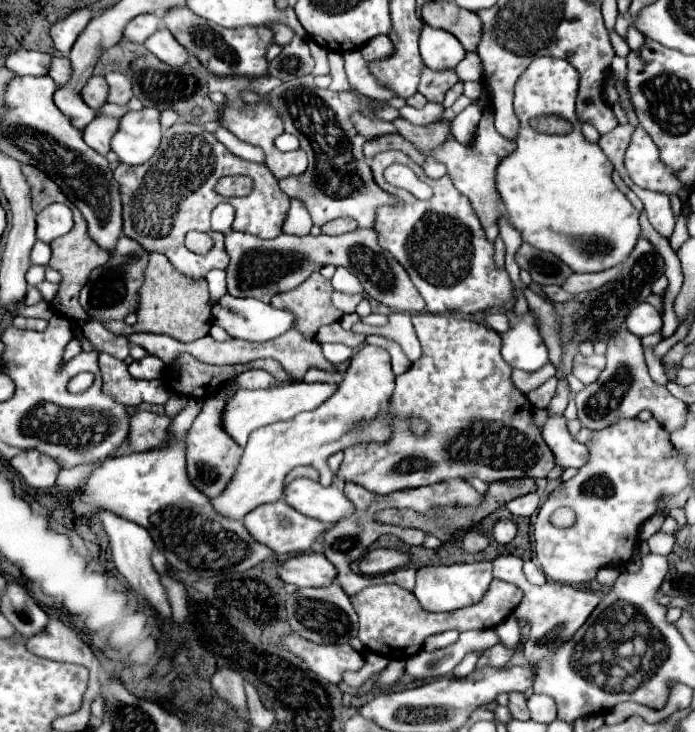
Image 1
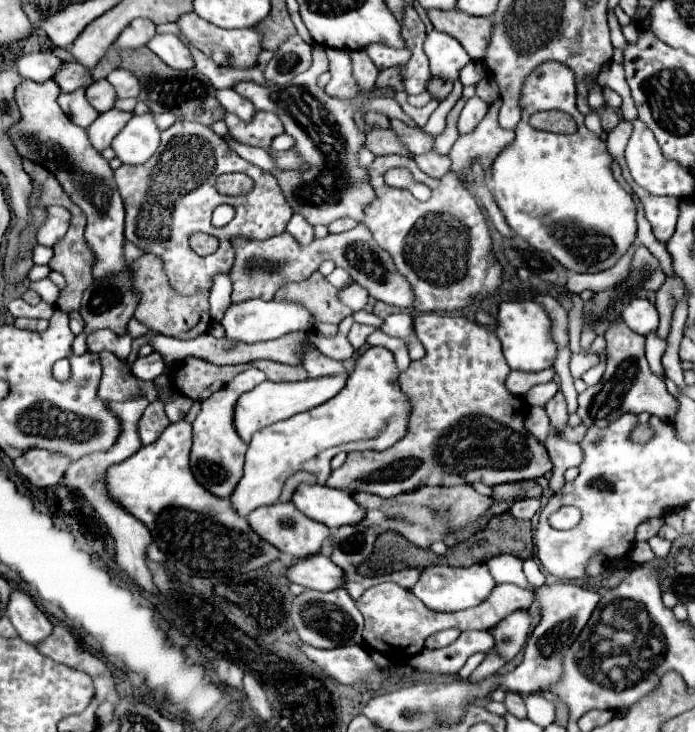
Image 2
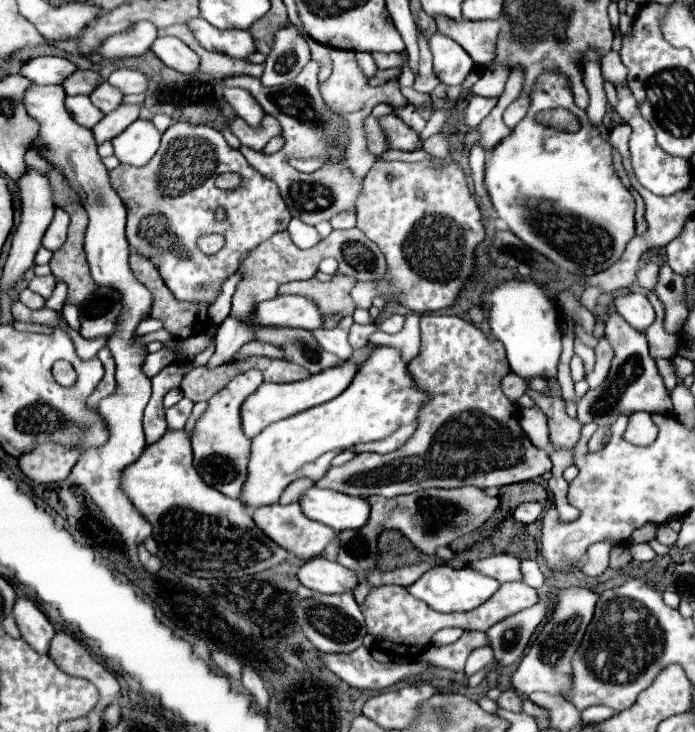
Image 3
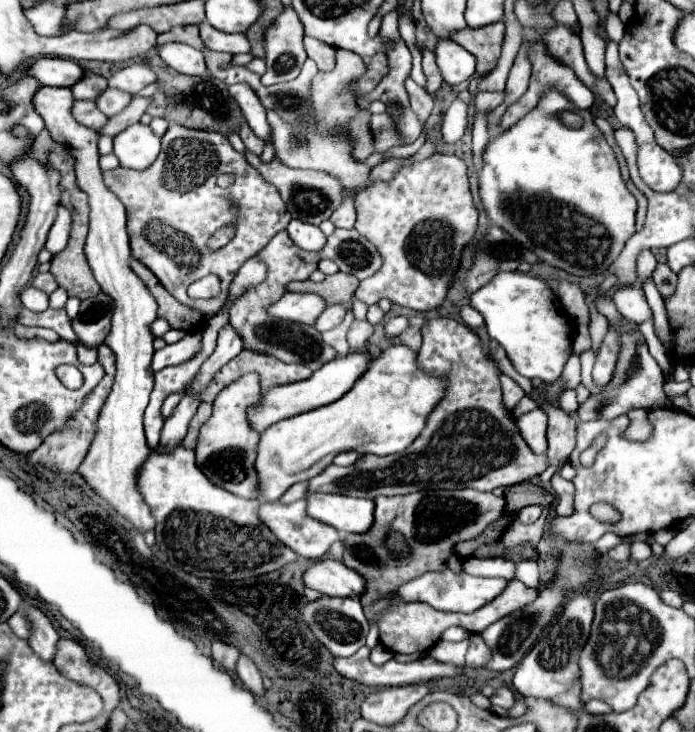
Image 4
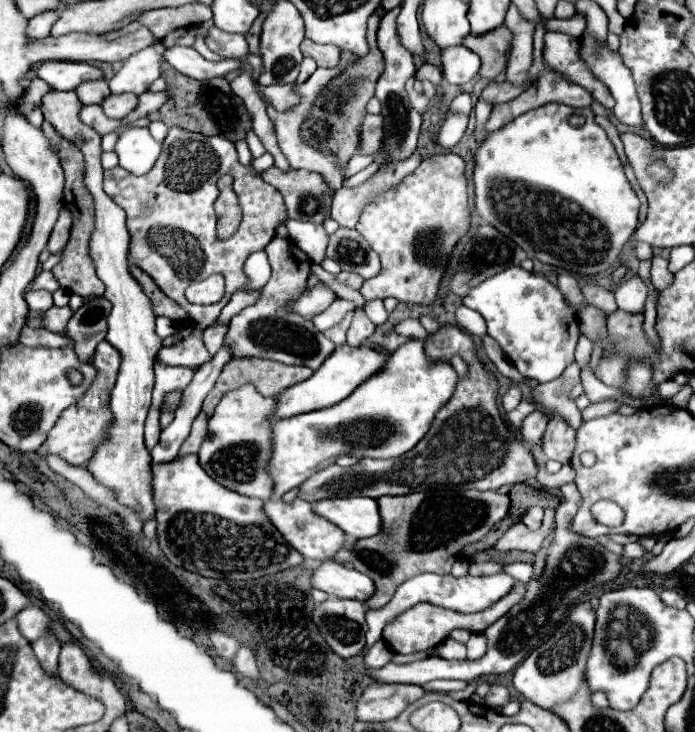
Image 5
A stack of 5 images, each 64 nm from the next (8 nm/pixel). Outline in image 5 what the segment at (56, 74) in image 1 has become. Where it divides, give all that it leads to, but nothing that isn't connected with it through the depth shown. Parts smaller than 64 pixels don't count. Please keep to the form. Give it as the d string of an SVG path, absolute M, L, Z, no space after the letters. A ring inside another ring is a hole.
M100 78L100 80L90 80L80 84L76 88L76 94L84 104L102 104L102 100L110 94L110 90L108 90L108 82Z

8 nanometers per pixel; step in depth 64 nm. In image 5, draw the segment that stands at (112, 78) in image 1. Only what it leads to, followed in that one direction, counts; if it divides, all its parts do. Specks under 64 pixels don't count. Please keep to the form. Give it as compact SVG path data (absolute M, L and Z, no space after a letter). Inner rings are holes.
M160 42L144 48L142 52L130 56L124 66L114 74L110 80L110 90L114 94L132 92L142 94L148 86L160 76L160 62L162 62L164 46Z

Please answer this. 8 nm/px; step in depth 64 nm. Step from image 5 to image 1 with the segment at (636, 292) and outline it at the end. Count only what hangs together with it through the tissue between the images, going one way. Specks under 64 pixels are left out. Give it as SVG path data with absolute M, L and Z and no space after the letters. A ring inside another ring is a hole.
M644 302L644 304L636 306L628 314L626 326L628 326L628 330L632 334L636 334L636 336L642 338L646 334L656 334L656 332L662 330L662 316L660 316L660 312L652 304Z

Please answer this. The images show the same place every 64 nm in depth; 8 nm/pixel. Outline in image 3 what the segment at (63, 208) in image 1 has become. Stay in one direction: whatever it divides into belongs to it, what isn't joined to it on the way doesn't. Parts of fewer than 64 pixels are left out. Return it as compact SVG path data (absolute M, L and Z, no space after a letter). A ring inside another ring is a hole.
M56 208L56 210L54 210L54 218L52 218L52 222L50 222L50 226L46 228L46 232L44 232L42 246L54 252L56 246L60 246L60 242L66 240L68 224L70 224L70 216L68 216L68 212L64 212L62 208Z

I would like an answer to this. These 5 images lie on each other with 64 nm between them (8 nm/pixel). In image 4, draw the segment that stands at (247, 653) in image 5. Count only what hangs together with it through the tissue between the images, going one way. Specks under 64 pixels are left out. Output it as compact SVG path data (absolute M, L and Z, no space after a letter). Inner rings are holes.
M240 656L238 660L238 668L236 668L236 674L238 678L242 680L242 684L256 696L264 698L266 690L264 690L264 684L262 684L262 676L260 676L260 670L254 666L254 662L248 658L248 656Z

